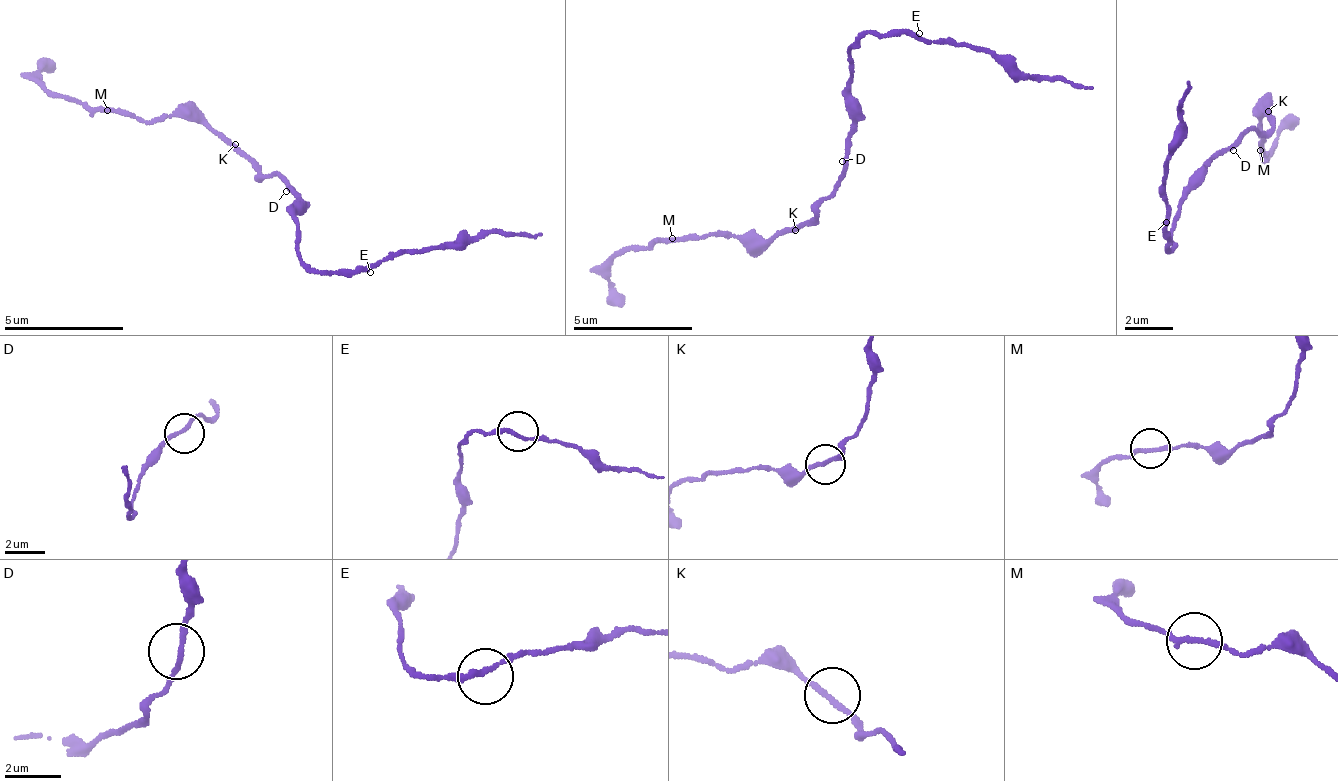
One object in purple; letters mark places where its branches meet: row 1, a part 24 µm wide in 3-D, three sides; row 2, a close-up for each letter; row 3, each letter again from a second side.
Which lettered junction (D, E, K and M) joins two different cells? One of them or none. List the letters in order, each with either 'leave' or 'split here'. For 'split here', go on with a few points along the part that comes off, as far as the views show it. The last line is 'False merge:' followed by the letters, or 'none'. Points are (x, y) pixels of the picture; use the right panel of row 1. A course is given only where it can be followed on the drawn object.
D: leave
E: leave
K: leave
M: leave
False merge: none

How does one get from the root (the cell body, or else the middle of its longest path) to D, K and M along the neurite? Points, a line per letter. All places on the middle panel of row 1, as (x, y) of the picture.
D: (853, 147), (842, 161)
K: (853, 147), (838, 179), (810, 218), (811, 224), (795, 230)
M: (853, 147), (838, 179), (806, 225), (800, 223), (772, 237), (762, 234), (726, 239), (697, 235), (673, 239)

